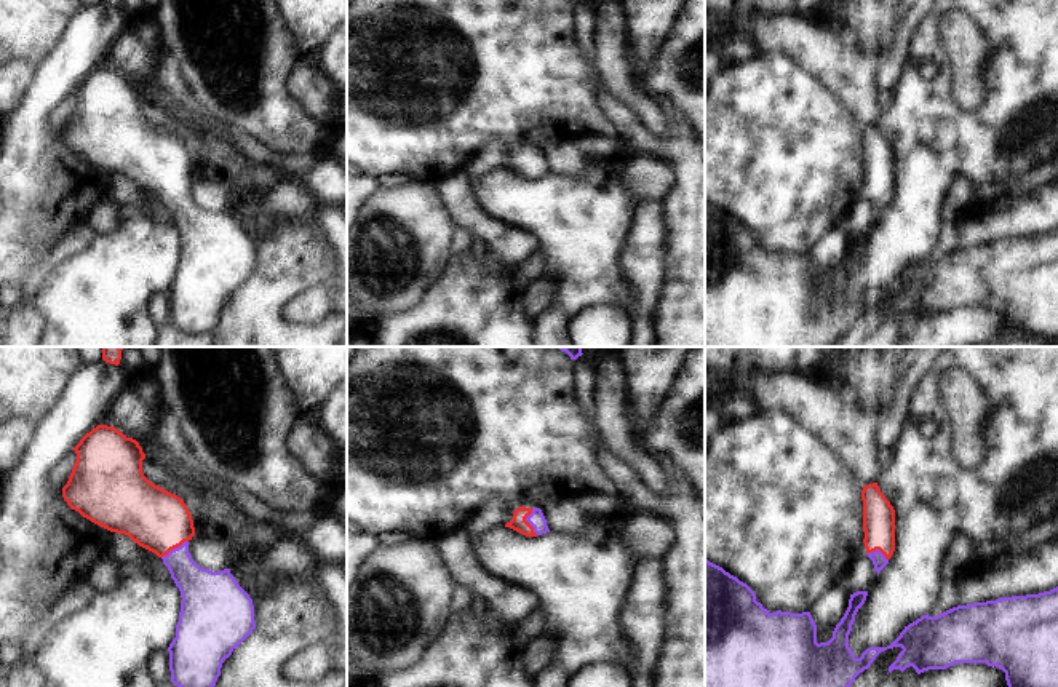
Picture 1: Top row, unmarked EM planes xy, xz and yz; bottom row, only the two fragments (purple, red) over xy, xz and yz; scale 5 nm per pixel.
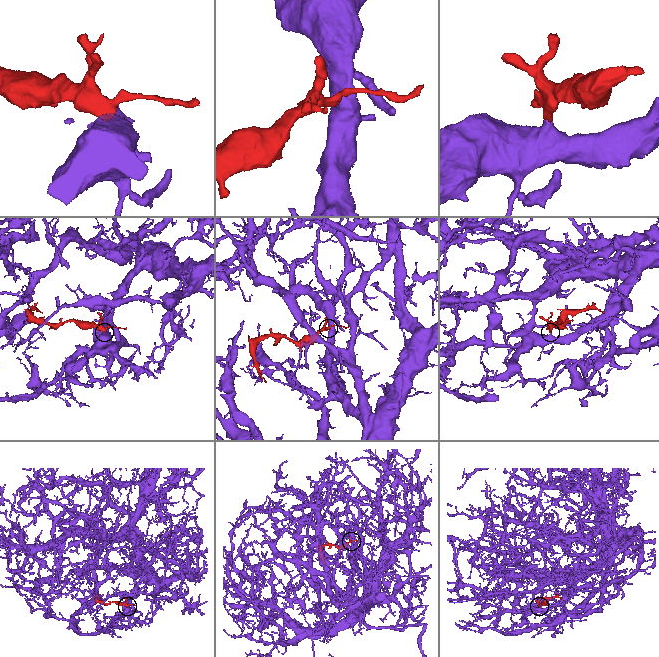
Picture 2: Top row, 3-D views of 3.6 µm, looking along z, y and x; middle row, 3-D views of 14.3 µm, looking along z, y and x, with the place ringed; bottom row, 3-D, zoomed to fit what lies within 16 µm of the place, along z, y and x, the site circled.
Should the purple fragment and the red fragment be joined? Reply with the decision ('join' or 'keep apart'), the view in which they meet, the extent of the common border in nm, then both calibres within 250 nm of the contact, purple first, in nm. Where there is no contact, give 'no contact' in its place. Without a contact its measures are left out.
join | xy | 160 nm | 220/300 nm

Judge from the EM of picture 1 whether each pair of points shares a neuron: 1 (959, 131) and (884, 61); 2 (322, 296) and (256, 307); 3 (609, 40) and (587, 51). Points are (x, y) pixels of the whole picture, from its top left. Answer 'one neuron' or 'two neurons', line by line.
1: two neurons
2: two neurons
3: two neurons

